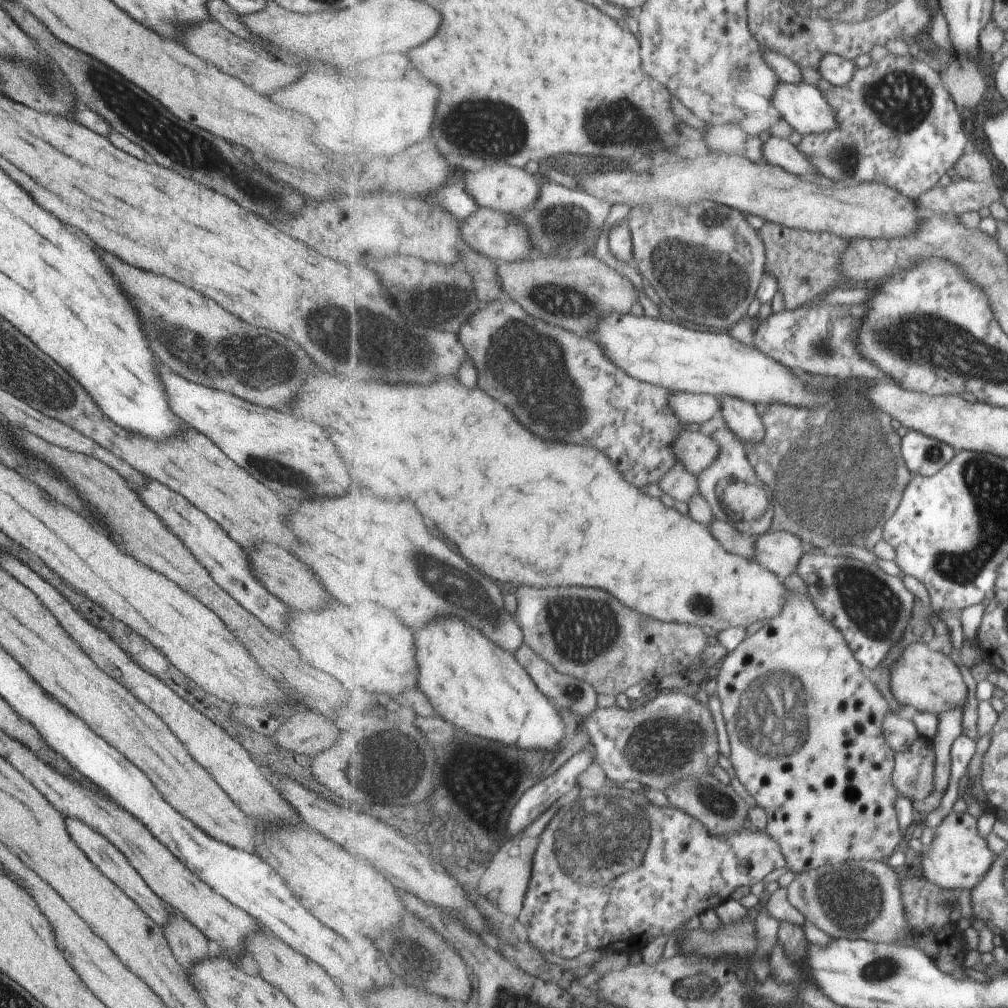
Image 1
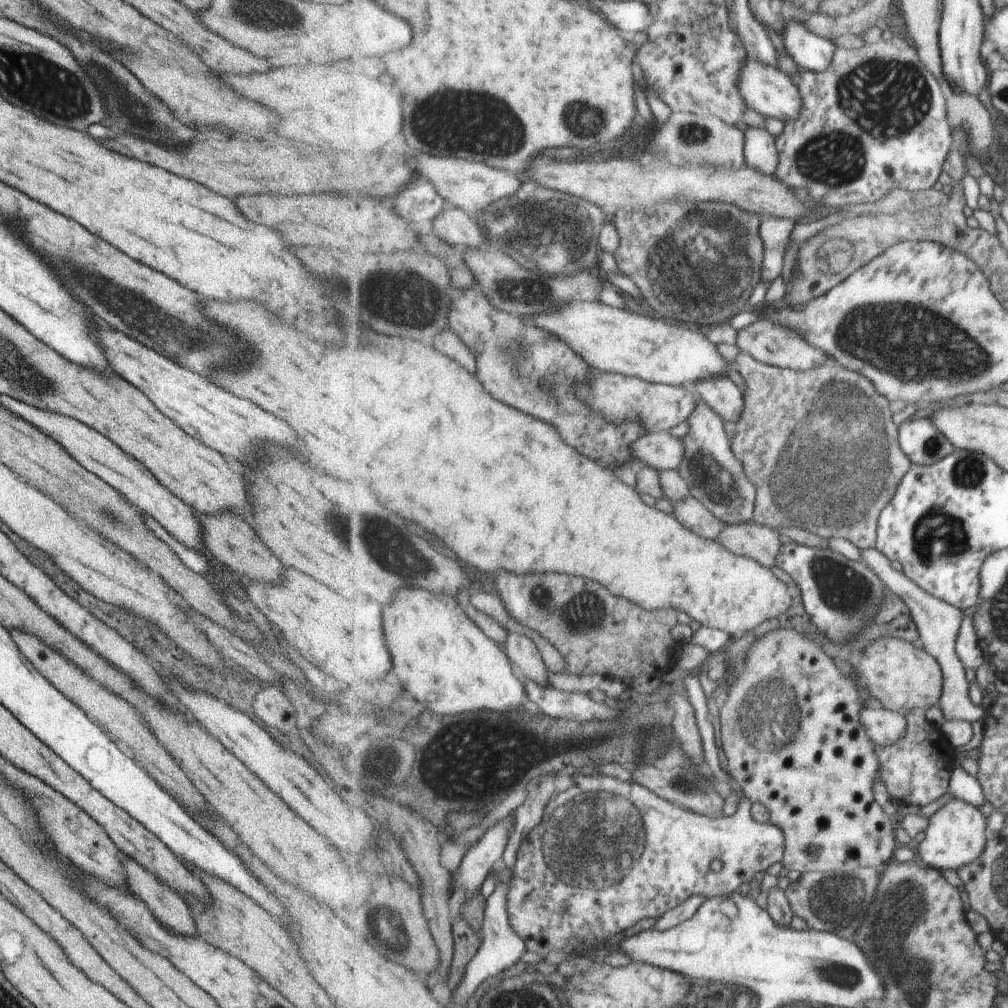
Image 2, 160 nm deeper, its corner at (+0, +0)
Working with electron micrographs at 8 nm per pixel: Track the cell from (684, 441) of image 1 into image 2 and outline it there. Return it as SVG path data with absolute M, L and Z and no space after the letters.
M667 433L641 435L631 446L632 458L637 463L649 465L659 472L675 469L683 458L683 441Z

